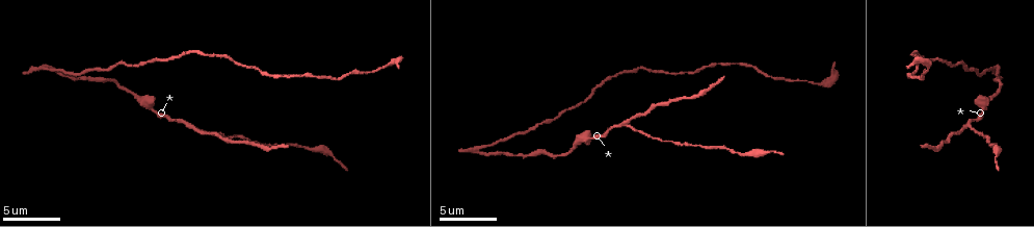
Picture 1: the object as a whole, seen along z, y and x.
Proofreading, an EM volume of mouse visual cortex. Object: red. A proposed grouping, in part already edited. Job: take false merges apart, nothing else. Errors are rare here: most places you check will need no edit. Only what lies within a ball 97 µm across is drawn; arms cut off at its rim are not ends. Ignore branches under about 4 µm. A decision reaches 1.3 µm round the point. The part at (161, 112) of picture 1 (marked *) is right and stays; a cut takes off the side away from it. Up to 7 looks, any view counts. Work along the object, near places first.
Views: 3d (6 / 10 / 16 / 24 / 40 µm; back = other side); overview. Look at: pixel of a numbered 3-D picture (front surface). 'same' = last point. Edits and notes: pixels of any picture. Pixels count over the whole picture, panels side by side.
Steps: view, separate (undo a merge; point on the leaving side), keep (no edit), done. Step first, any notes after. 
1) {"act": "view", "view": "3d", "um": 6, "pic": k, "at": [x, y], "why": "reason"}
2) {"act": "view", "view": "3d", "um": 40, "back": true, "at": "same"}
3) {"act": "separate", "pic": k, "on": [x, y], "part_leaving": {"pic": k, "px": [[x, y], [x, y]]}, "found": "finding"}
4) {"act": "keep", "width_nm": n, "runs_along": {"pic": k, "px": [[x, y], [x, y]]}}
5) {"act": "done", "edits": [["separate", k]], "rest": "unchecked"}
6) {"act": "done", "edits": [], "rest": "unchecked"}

{"act": "view", "view": "3d", "um": 16, "pic": 1, "at": [575, 149], "why": "calibre changes"}

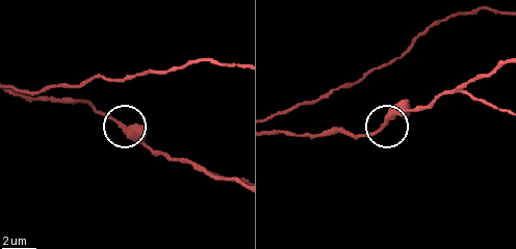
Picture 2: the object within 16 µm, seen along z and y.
{"act": "view", "view": "3d", "um": 16, "back": true, "pic": 2, "at": [384, 124]}

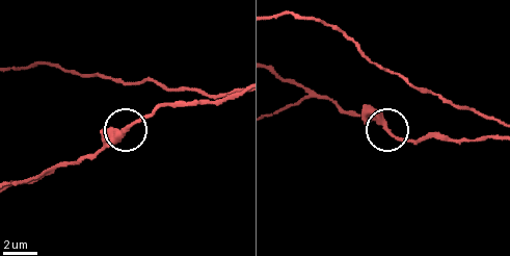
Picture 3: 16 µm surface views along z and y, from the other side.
{"act": "keep", "found": "all the same neuron"}

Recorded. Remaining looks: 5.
{"act": "view", "view": "3d", "um": 16, "pic": 1, "at": [192, 127], "why": "arms part here"}

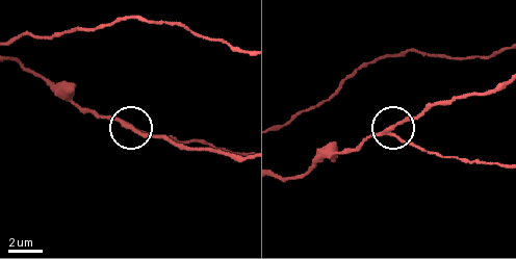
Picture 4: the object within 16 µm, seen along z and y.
{"act": "view", "view": "3d", "um": 16, "back": true, "pic": 4, "at": [390, 129], "why": "from behind"}

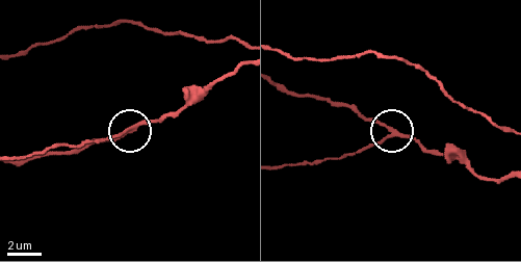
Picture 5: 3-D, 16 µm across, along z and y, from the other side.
{"act": "separate", "pic": 5, "on": [118, 135], "width_nm": 210, "part_leaving": {"pic": 5, "px": [[133, 125], [97, 140], [55, 145], [18, 157]]}, "found": "a second neuron is stuck on"}

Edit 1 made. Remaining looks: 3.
{"act": "view", "view": "3d", "um": 10, "pic": 1, "at": [477, 149], "why": "three-way junction"}

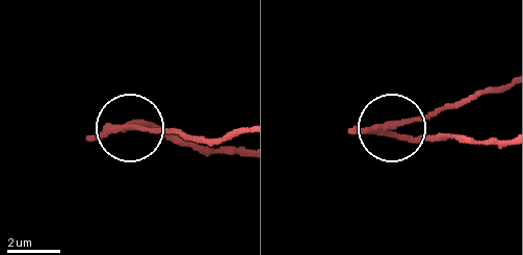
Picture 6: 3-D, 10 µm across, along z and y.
{"act": "view", "view": "3d", "um": 6, "pic": 6, "at": [135, 125]}

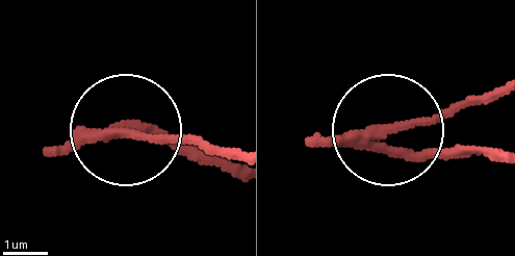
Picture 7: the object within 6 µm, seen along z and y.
{"act": "separate", "pic": 7, "on": [155, 143], "part_leaving": {"pic": 7, "px": [[95, 139], [236, 151]]}, "found": "two neurons meet here"}

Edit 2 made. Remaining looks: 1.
{"act": "done", "edits": [["separate", 5], ["separate", 7]], "rest": "unchecked"}

